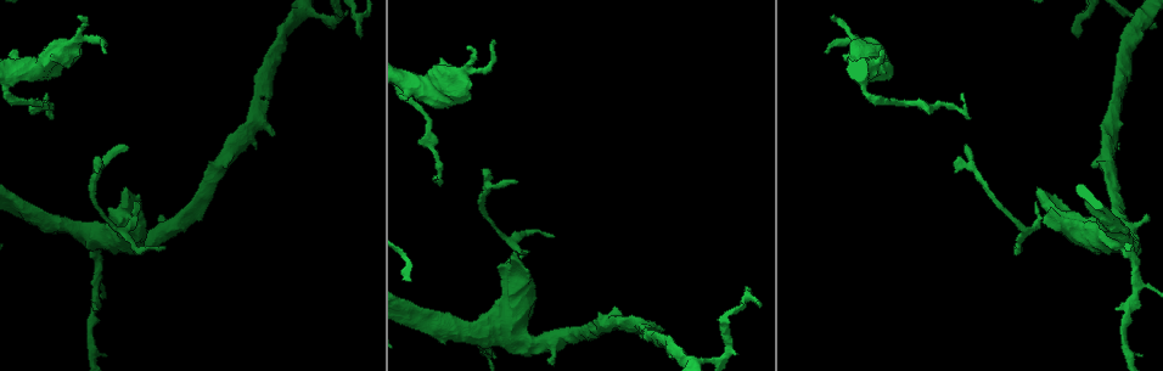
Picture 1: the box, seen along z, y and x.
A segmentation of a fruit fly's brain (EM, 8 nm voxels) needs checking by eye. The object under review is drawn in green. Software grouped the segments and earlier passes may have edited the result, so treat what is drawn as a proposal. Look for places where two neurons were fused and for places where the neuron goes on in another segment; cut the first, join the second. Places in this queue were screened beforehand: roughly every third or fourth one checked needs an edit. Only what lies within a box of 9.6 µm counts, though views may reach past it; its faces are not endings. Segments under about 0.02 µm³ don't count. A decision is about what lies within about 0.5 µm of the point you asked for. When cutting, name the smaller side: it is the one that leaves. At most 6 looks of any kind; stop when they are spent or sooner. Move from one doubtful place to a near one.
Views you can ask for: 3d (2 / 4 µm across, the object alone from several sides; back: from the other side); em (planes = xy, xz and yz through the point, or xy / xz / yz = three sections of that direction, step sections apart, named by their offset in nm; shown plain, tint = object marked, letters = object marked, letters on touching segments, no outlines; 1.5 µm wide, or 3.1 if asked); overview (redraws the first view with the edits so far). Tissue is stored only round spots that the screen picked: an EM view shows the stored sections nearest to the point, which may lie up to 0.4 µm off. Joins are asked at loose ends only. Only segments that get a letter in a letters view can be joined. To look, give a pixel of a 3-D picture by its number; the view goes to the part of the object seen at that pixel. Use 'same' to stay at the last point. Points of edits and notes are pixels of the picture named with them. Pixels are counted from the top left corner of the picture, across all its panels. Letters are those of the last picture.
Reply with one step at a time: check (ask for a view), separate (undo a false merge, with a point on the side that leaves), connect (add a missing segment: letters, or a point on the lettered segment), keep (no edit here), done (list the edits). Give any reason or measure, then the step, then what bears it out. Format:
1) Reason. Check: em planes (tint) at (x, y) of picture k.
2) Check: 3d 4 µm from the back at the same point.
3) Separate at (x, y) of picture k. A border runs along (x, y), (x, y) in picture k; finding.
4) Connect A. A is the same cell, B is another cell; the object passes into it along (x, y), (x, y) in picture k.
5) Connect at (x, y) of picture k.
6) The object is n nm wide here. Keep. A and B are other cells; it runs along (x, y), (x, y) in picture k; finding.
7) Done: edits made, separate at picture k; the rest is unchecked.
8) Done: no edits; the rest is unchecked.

Thin end. Check: em xy step 4 (tint) at (967, 149) of picture 1.

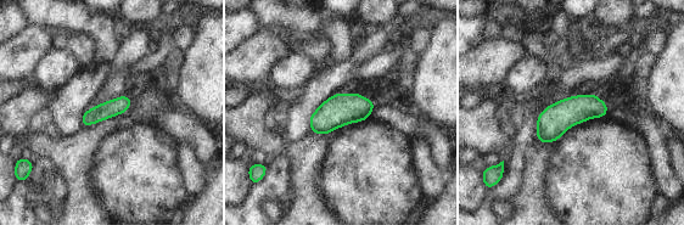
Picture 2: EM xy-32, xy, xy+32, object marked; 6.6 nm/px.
Cut it another way. Check: em planes (letters) at the same point.

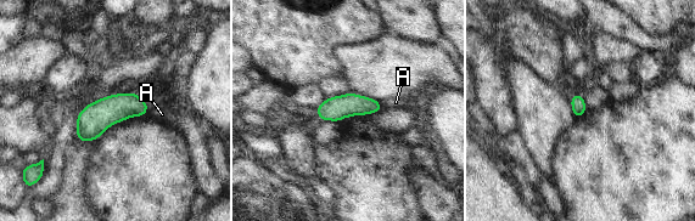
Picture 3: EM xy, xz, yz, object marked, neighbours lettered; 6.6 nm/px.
The longest contact is with A, 50 nm. Keep. A is another cell; a border runs along (149, 109), (145, 114) in picture 3; none of them fits.

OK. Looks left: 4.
Tapers out. Check: em planes (letters) at (832, 18) of picture 1.

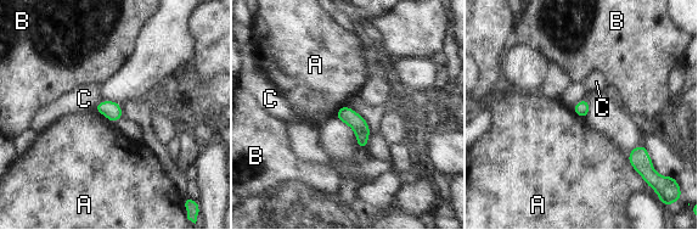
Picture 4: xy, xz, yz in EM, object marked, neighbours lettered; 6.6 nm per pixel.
Keep. A, B and C are other cells; a border runs along (626, 156), (630, 164), (640, 174) in picture 4; no lettered segment goes on from it.

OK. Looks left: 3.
Abrupt turn. Check: em xz step 4 (letters) at (338, 20) of picture 1.

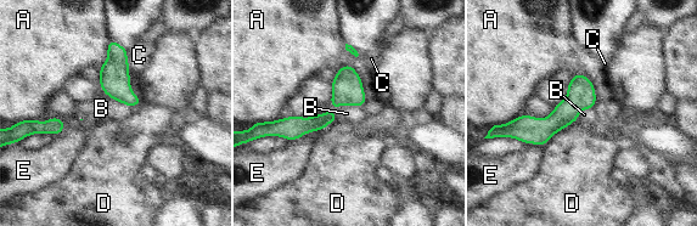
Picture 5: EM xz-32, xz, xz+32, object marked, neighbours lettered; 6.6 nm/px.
The object is 120 nm wide here. Keep. A, B, C, D and E are other cells; it runs along (350, 69), (320, 122), (276, 131) in picture 5; continuous, no second neuron.

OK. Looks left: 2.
Done: no edits; the rest is unchecked.

